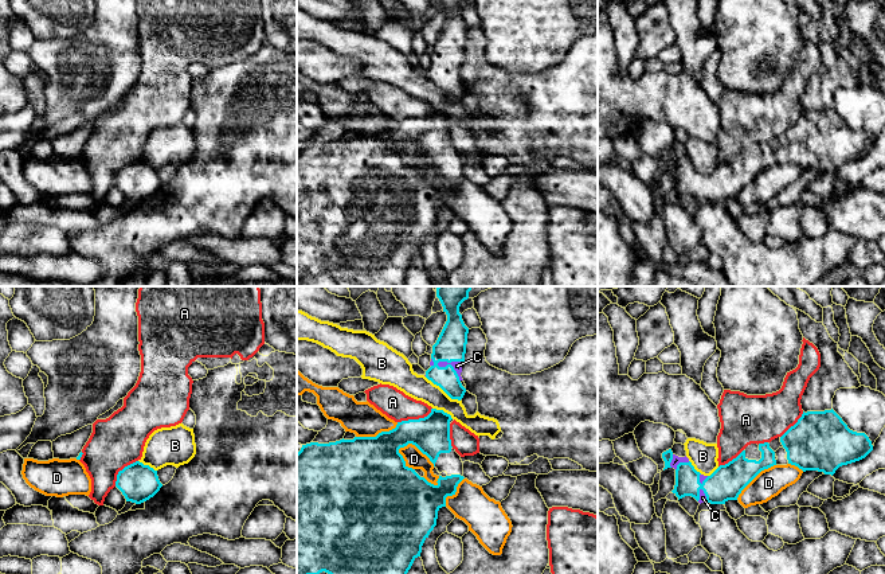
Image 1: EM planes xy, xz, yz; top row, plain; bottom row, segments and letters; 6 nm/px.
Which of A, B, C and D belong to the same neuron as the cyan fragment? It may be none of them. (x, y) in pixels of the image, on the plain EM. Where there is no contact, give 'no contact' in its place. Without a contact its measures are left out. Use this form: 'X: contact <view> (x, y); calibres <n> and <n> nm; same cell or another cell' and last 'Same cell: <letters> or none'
A: contact xz (415, 118); calibres 220 and 170 nm; another cell
B: contact xz (442, 88); calibres 160 and 150 nm; another cell
C: contact xz (451, 65); calibres 180 and 50 nm; another cell
D: contact xz (416, 145); calibres 300 and 120 nm; another cell
Same cell: none

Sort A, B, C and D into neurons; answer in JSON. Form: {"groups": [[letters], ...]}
{"groups": [["A"], ["B"], ["C"], ["D"]]}

